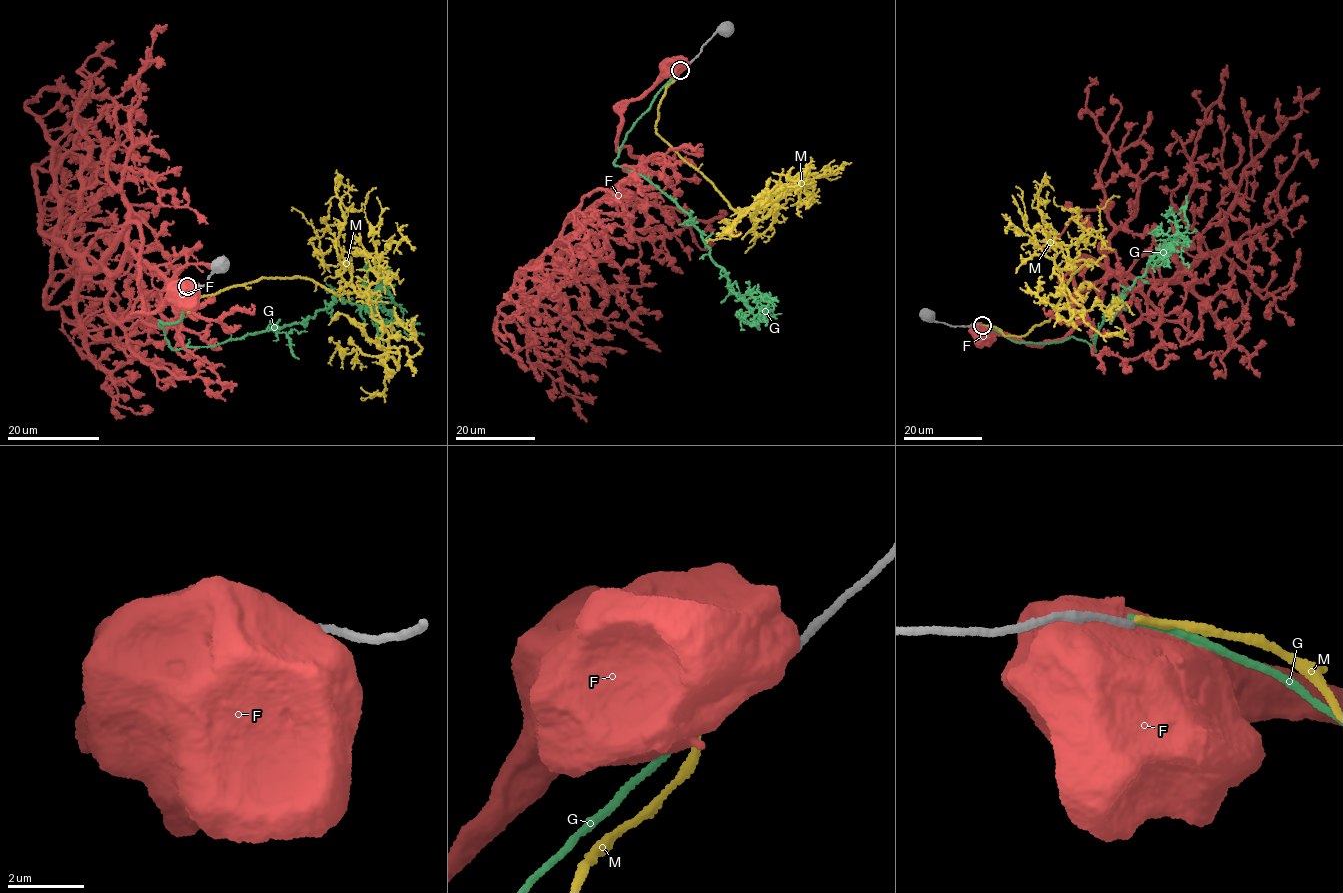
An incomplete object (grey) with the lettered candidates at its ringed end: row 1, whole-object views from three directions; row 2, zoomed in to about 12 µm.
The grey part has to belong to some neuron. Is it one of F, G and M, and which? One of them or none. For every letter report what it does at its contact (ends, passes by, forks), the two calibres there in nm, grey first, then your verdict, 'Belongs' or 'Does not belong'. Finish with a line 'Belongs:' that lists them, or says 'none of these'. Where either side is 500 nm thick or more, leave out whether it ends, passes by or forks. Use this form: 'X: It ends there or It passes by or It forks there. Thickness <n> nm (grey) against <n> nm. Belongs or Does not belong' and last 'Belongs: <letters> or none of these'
F: Thickness 190 nm (grey) against 550 nm. Does not belong
G: It ends there. Thickness 200 nm (grey) against 200 nm. Does not belong
M: It ends there. Thickness 200 nm (grey) against 200 nm. Does not belong
Belongs: none of these

